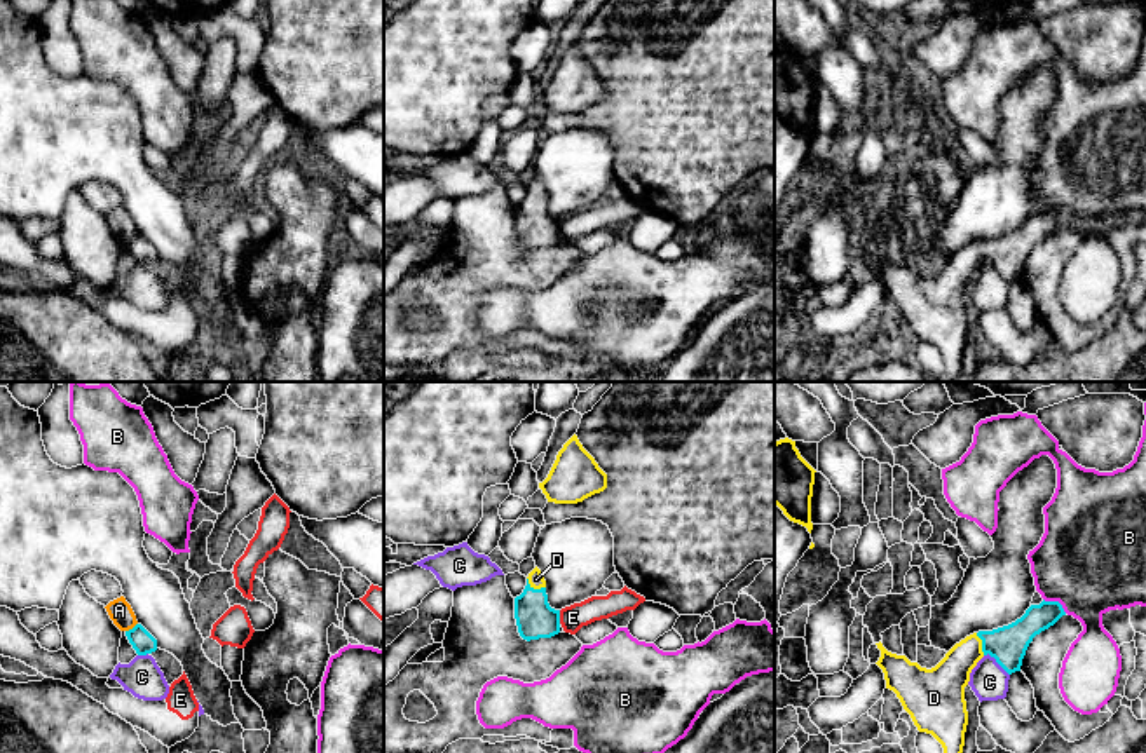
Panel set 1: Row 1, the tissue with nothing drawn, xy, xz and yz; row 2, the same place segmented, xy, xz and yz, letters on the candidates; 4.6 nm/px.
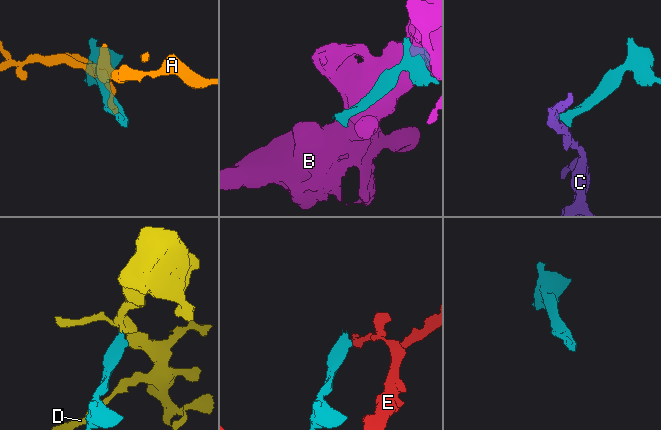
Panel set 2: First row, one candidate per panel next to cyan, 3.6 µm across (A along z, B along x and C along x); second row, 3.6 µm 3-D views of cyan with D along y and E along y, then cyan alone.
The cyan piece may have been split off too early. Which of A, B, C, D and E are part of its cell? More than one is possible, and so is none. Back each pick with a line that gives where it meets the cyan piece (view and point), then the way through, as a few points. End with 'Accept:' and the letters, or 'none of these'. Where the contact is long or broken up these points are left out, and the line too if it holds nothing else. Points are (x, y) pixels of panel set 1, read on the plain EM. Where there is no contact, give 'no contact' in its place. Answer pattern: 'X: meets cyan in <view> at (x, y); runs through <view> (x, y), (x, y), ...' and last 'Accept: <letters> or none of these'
D: meets cyan in xz at (532, 197); runs through xz (536, 229), (532, 223), (532, 197), (536, 189)
Accept: D

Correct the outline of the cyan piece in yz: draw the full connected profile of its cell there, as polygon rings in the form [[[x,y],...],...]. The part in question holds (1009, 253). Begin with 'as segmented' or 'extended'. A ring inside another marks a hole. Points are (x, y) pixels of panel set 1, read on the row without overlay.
extended; [[[1059,211],[1031,214],[1015,232],[979,241],[956,253],[931,279],[911,272],[905,265],[888,261],[876,253],[881,267],[876,272],[904,319],[919,342],[931,343],[944,357],[944,376],[954,382],[961,375],[968,321],[965,296],[970,282],[984,265],[991,265],[1008,282],[1020,281],[1033,248],[1066,225]]]

